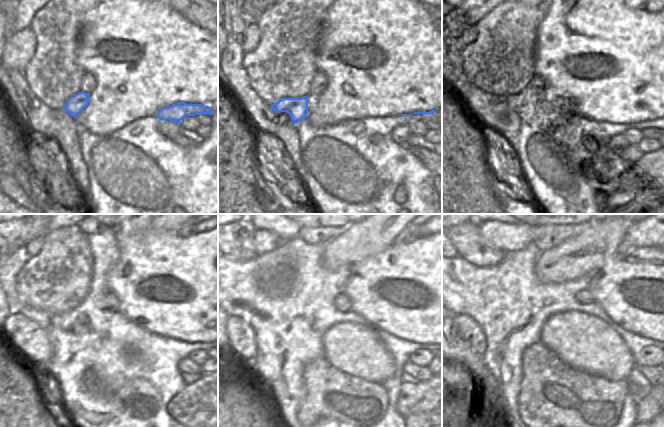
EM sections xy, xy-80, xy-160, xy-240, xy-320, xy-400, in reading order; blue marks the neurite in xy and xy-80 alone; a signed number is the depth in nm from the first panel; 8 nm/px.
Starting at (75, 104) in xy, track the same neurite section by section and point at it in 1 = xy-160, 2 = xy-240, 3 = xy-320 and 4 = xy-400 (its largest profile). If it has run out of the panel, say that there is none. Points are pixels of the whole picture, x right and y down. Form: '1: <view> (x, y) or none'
1: xy-160 (488, 106)
2: xy-240 (24, 334)
3: xy-320 (241, 335)
4: xy-400 (468, 331)

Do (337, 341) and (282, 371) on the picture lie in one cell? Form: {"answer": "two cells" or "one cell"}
{"answer": "two cells"}

